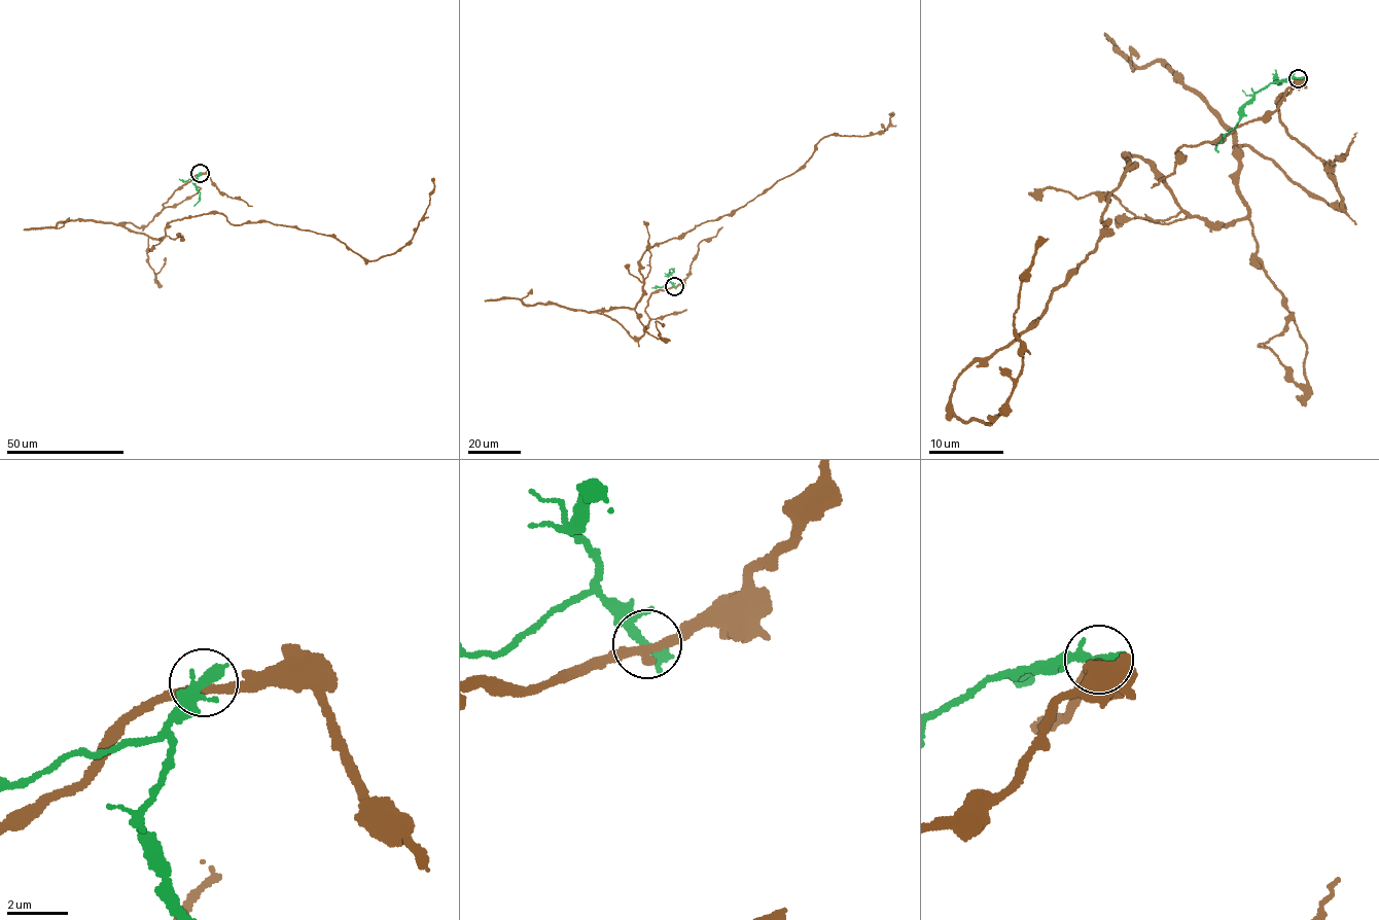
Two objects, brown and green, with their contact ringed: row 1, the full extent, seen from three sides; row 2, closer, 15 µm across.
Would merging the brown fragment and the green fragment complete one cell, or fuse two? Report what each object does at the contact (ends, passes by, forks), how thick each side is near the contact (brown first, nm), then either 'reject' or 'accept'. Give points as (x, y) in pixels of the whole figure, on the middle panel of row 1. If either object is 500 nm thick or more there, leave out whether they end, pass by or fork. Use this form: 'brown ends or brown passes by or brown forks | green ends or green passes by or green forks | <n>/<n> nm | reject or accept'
brown passes by | green ends | 320/400 nm | reject

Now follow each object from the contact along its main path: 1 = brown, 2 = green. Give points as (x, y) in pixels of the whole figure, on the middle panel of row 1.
1: (674, 286), (651, 293), (639, 338), (597, 311), (635, 307), (647, 249), (733, 214), (832, 134), (891, 117)
2: (674, 286), (668, 277), (674, 269), (669, 271)

